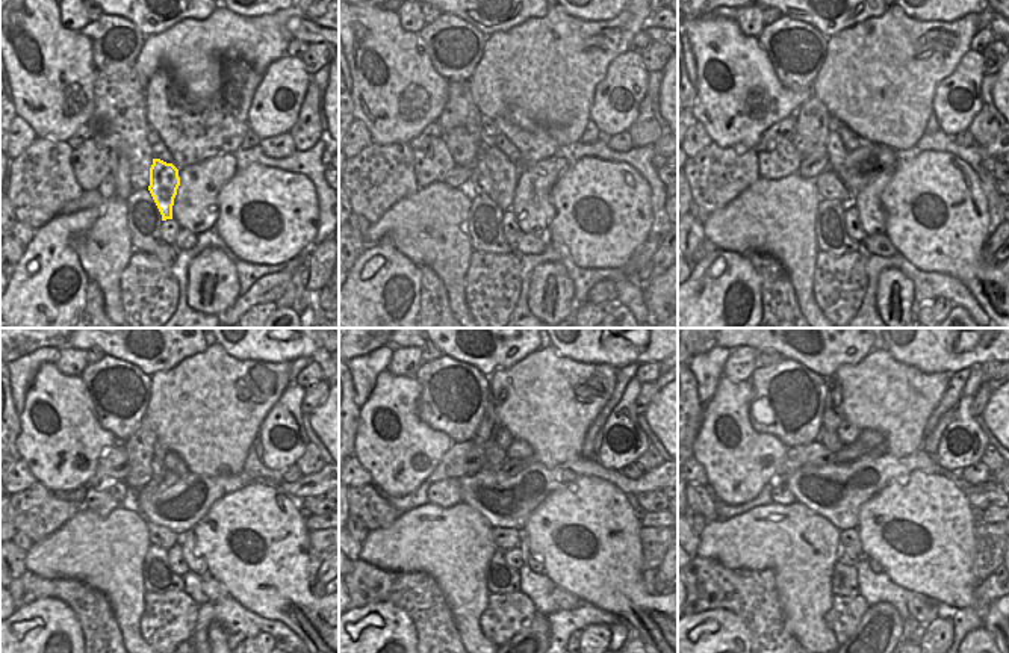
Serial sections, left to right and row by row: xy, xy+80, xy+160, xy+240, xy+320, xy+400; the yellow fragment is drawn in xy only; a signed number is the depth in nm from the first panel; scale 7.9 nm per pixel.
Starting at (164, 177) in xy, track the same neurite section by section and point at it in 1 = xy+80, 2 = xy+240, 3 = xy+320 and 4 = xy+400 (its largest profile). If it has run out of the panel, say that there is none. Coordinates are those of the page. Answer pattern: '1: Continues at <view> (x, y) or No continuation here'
1: Continues at xy+80 (504, 173)
2: Continues at xy+240 (158, 466)
3: Continues at xy+320 (495, 457)
4: Continues at xy+400 (829, 439)

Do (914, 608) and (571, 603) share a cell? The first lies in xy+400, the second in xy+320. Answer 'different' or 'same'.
same

